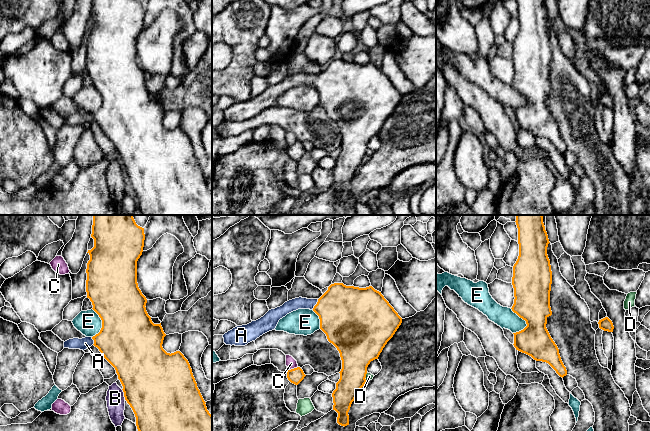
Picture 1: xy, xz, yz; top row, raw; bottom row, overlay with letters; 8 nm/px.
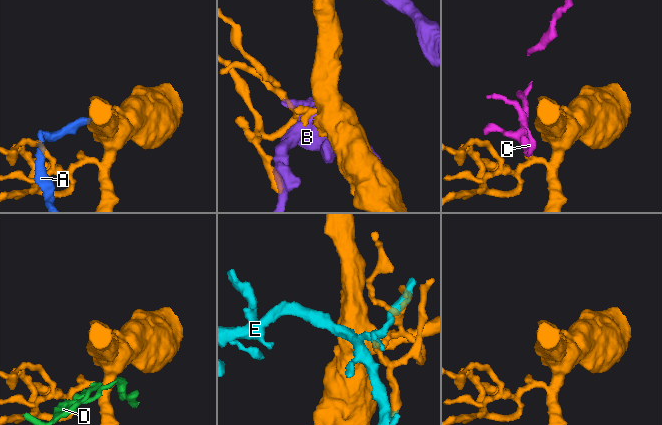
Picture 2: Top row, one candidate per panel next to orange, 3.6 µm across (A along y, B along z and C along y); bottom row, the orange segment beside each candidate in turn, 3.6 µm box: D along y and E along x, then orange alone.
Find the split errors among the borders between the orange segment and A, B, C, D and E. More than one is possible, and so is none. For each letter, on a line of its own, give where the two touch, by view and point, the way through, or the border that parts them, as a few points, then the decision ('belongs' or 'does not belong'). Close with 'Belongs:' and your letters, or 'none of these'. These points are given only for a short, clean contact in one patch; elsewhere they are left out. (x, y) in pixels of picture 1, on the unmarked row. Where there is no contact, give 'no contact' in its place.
A: xz (316, 80) | belongs
B: xy (124, 170) | does not belong
C: xz (292, 145) | along xz (297, 142), (288, 146) | does not belong
D: xz (365, 153) | does not belong
E: yz (525, 96) | does not belong
Belongs: A

